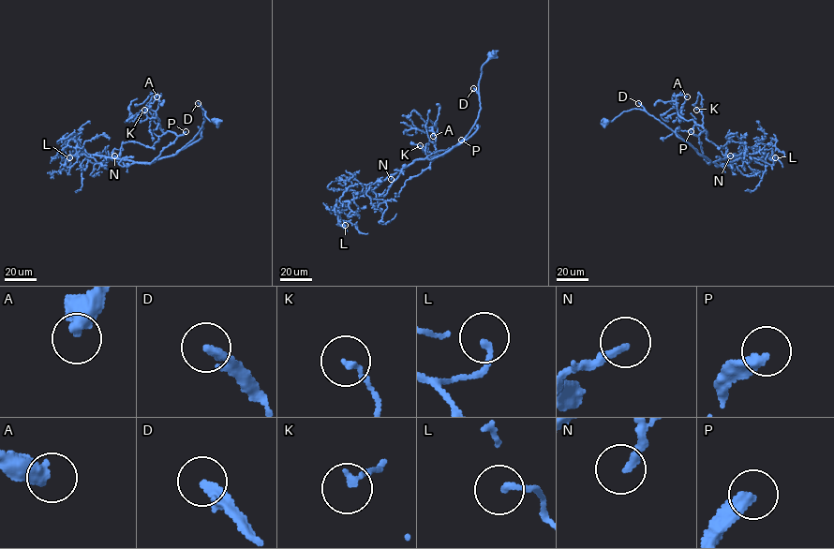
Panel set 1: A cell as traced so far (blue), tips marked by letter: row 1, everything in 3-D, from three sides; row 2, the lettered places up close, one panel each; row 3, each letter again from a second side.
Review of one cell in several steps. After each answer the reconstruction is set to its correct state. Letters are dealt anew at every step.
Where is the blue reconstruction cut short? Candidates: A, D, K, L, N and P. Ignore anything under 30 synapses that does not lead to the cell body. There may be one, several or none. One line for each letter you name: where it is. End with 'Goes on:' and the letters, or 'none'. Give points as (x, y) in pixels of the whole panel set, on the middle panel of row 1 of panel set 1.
D: Place: (473, 88)
N: Place: (391, 179)
Goes on: D, N

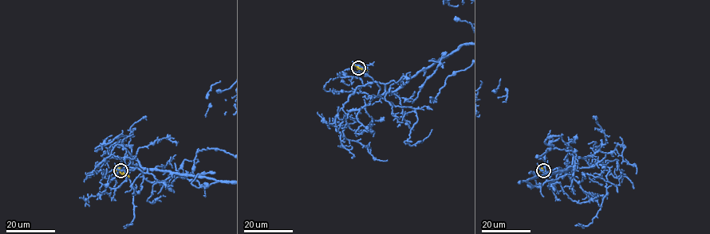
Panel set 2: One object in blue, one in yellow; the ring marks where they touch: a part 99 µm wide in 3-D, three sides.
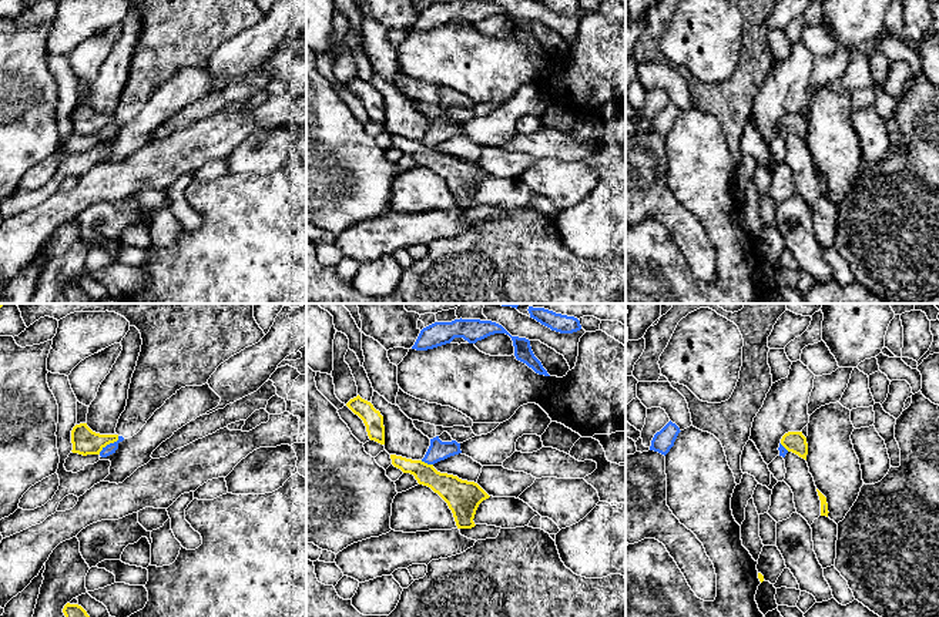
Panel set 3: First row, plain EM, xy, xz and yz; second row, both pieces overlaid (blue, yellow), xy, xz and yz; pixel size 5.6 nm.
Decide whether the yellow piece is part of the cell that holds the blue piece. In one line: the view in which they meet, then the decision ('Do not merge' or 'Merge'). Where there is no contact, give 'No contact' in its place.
Touches blue in xy. Do not merge

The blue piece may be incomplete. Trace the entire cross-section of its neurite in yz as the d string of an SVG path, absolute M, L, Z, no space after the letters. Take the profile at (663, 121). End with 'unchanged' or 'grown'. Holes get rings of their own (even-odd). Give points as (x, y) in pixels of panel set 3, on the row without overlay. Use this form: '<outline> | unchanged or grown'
M670 101L660 113L654 115L650 131L665 137L674 127L674 123L680 113L680 108Z | unchanged

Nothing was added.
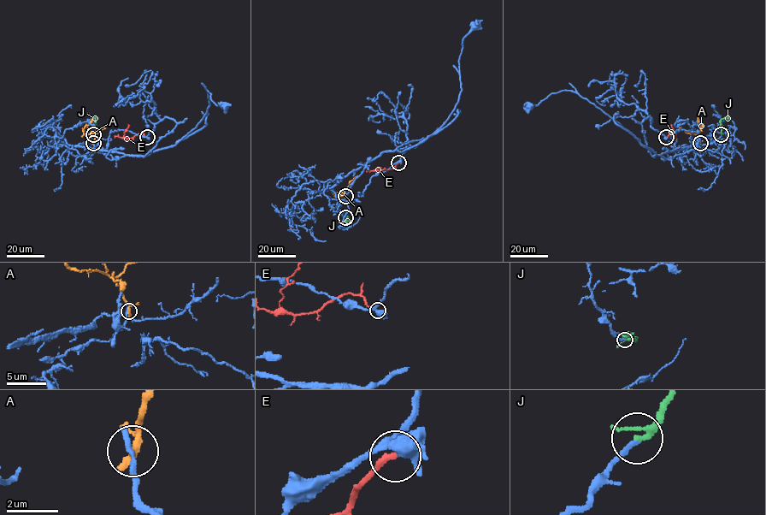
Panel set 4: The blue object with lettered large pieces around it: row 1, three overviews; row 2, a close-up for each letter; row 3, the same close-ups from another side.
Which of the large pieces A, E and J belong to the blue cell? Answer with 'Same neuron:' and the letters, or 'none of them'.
Same neuron: J

